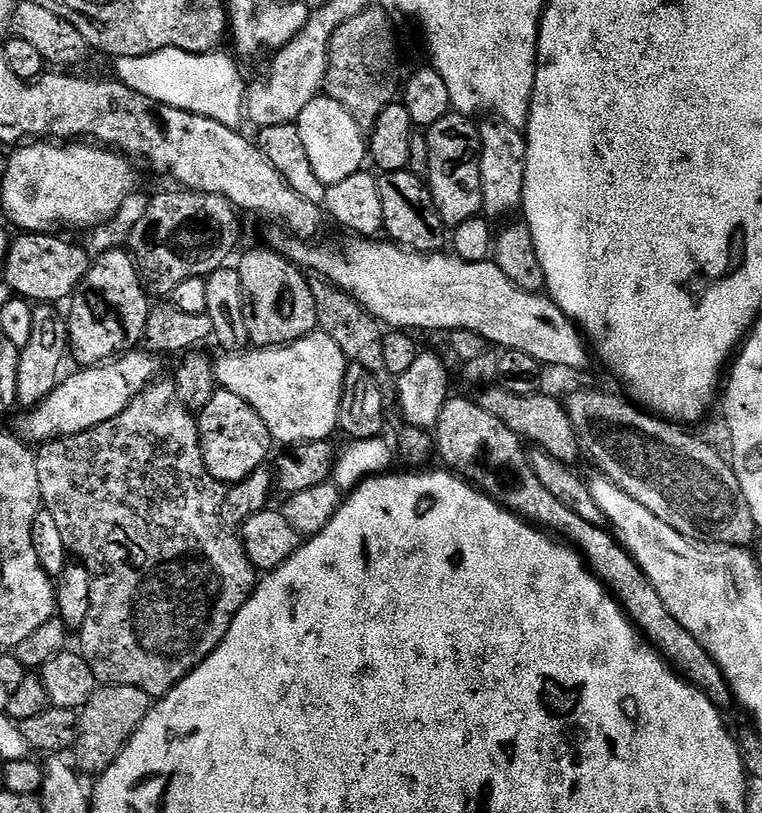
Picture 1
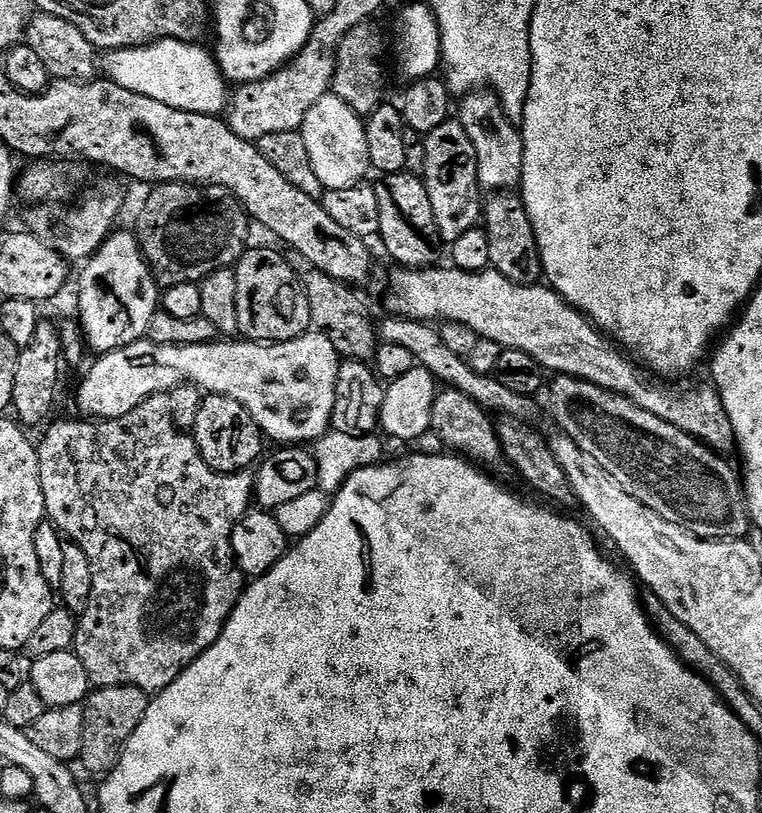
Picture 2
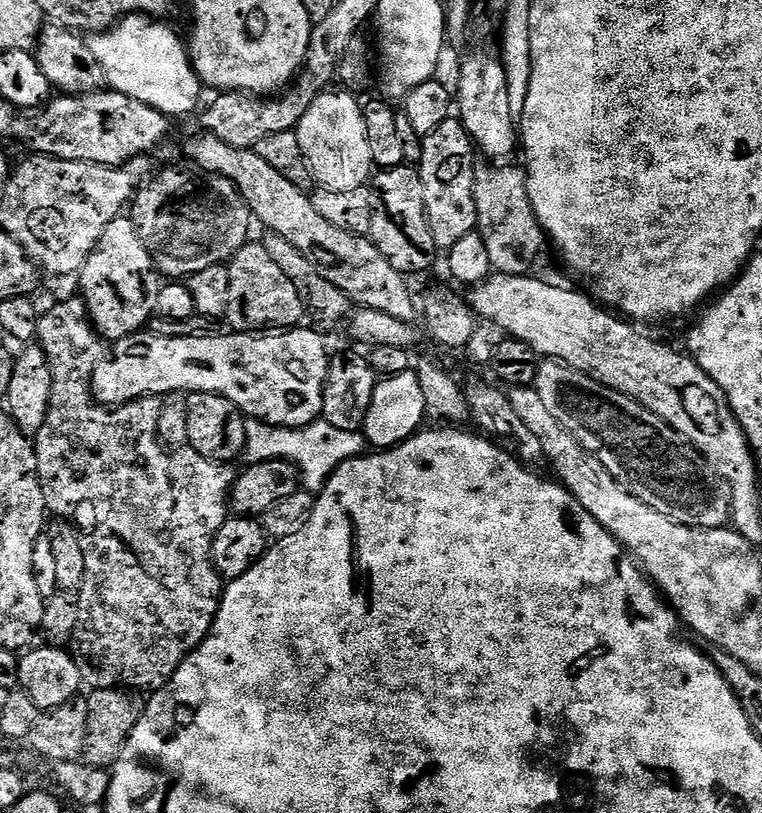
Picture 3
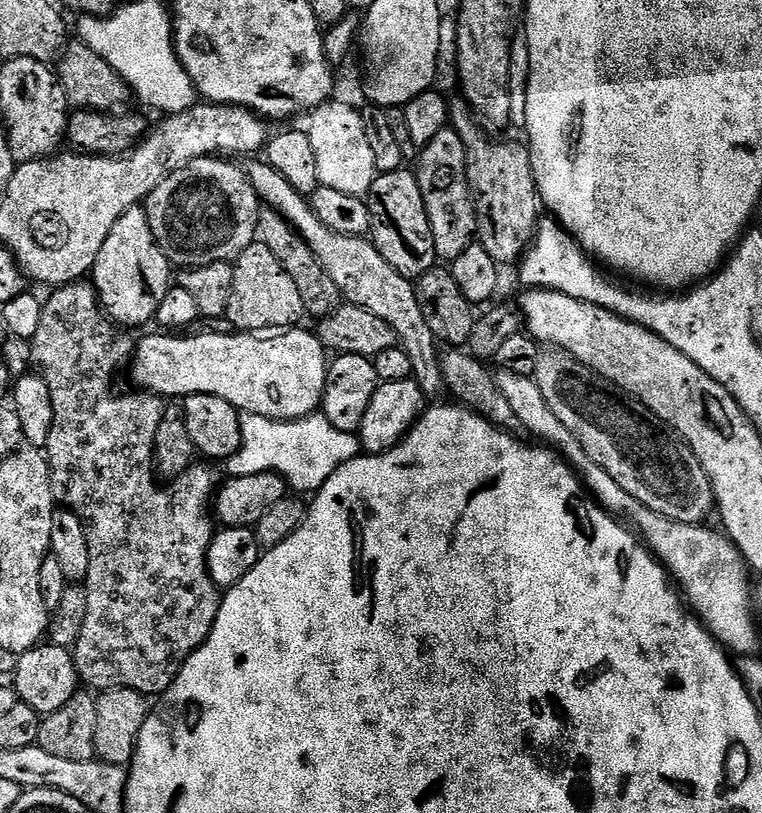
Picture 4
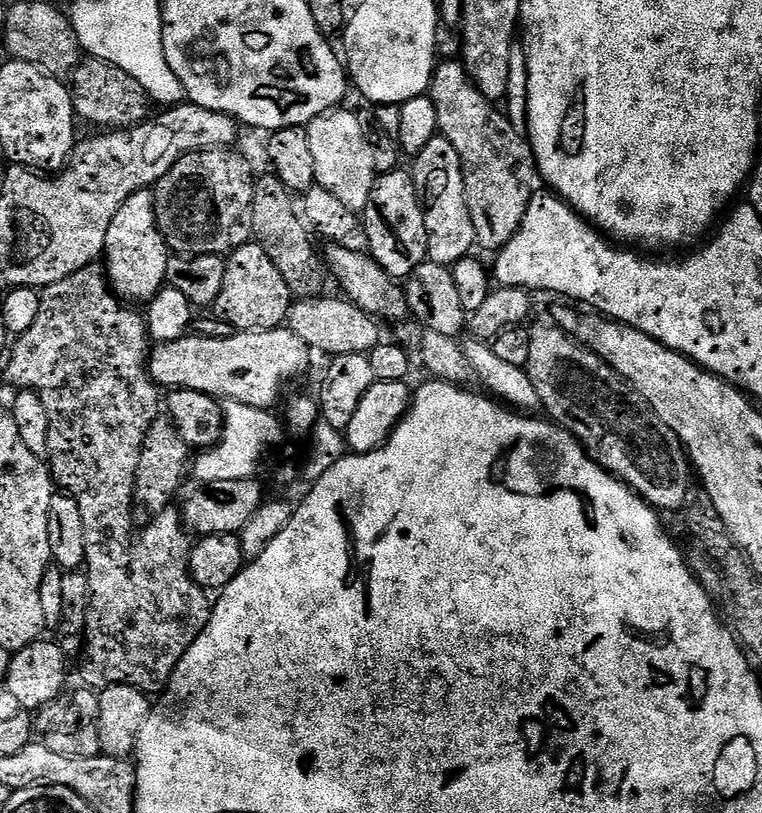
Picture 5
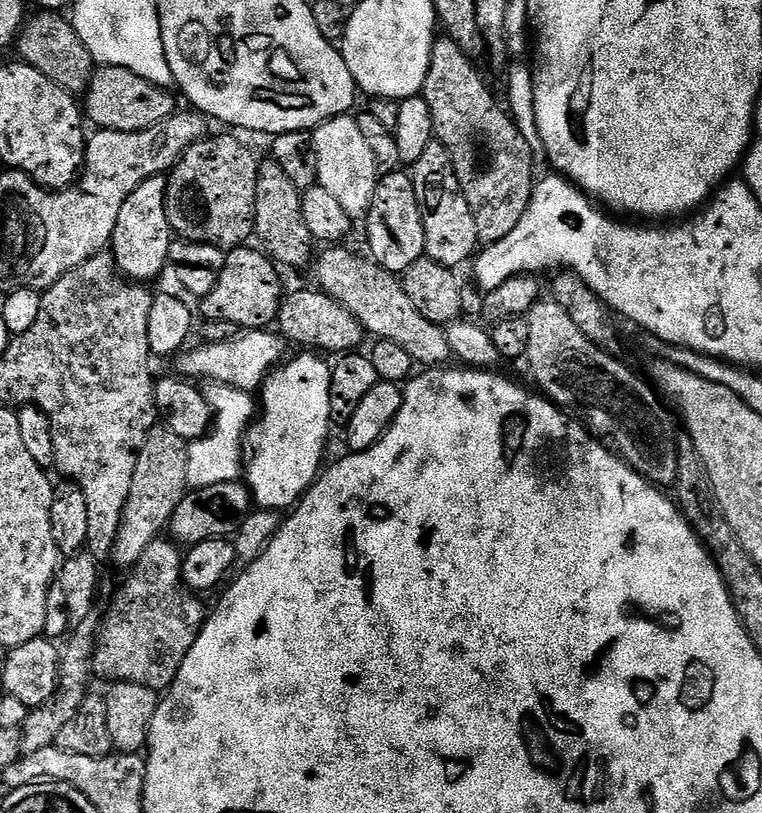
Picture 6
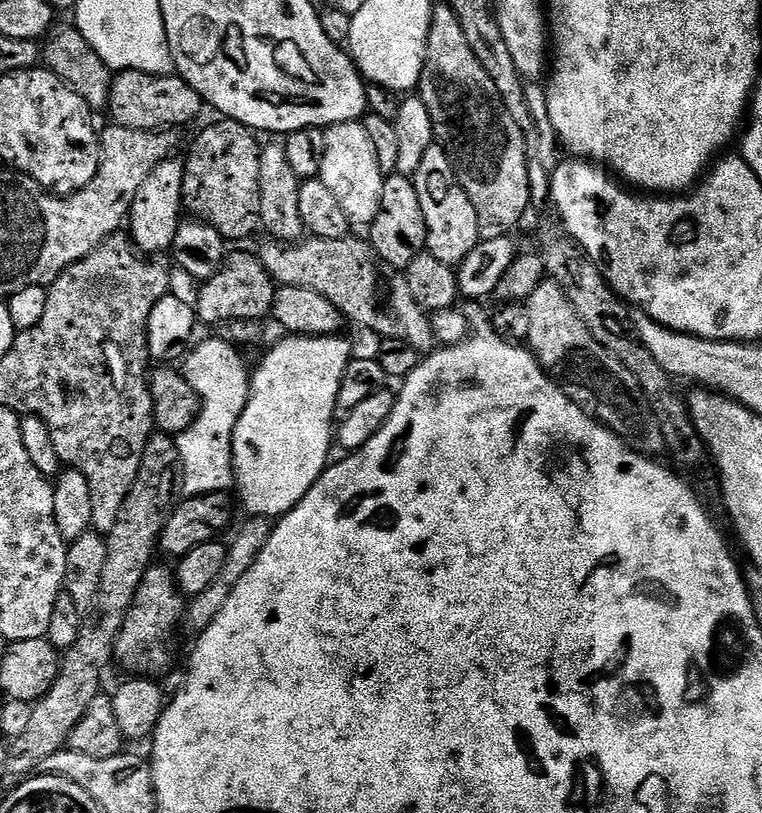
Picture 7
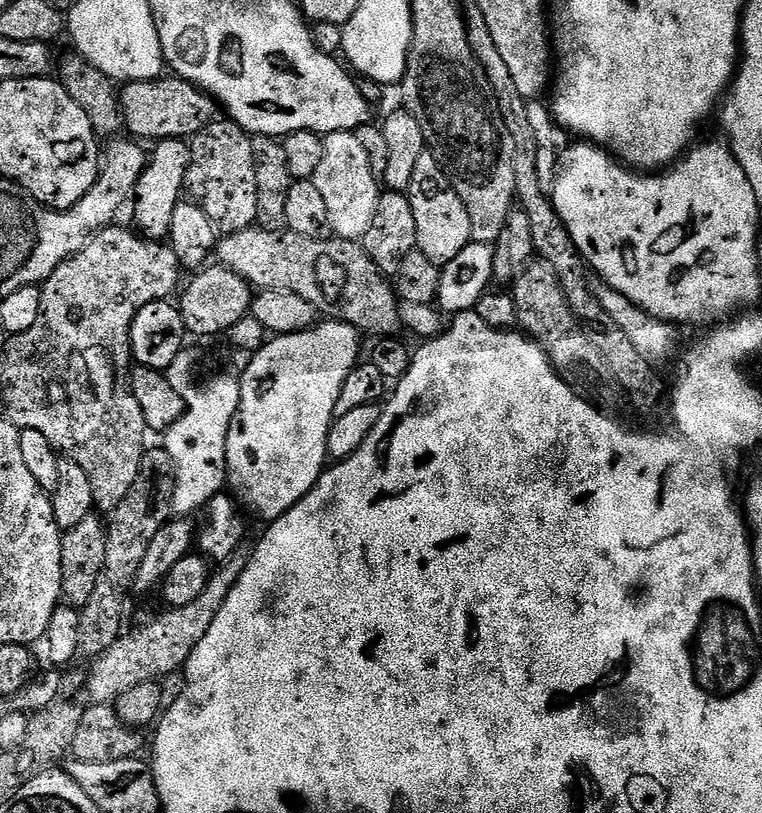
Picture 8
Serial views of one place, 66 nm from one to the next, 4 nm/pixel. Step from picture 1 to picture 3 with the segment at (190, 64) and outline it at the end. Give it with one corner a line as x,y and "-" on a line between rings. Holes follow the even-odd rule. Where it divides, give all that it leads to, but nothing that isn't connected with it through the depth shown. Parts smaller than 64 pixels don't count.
143,14
126,16
115,28
89,35
87,41
90,50
94,53
94,58
98,58
98,62
102,62
102,70
106,70
107,87
111,91
121,92
130,98
138,98
140,102
154,106
156,110
169,118
184,116
187,112
194,111
196,107
197,109
201,107
202,79
196,72
196,65
193,64
192,57
188,54
185,41
181,37
179,40
175,30
167,28
159,19

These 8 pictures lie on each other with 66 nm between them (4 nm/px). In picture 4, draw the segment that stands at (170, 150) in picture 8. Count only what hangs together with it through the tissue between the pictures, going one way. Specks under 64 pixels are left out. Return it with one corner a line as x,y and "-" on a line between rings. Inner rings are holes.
143,207
126,210
126,214
114,222
106,242
102,242
102,250
98,250
96,264
90,273
90,283
100,295
100,305
108,318
125,329
133,330
139,324
151,325
155,321
162,298
166,298
168,289
173,287
174,268
156,245

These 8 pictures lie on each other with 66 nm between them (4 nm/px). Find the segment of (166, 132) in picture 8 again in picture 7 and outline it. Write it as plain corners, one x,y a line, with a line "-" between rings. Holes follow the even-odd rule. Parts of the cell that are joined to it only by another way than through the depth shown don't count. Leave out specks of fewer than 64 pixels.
130,69
128,72
116,72
113,75
111,85
108,89
108,106
106,109
107,115
112,115
110,118
112,124
117,124
118,126
122,126
126,130
134,130
135,132
163,132
165,130
180,130
183,129
183,124
192,124
196,119
200,116
200,108
202,109
202,101
198,93
194,91
194,89
186,83
181,76
175,74
165,74
162,76
151,76
150,74
146,74
145,72
139,72
138,70

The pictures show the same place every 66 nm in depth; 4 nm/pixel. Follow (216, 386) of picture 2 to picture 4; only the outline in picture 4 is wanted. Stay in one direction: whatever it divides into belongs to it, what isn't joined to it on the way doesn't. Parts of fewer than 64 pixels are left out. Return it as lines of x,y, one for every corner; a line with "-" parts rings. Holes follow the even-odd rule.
293,326
287,330
277,331
275,334
160,334
164,336
144,336
135,345
130,369
132,368
132,380
137,389
153,393
161,398
183,398
192,395
193,392
198,394
210,394
218,398
226,398
236,407
236,411
241,414
258,414
262,418
271,420
300,420
303,416
311,416
320,408
320,399
324,397
324,387
326,386
326,374
328,373
329,357
326,355
326,349
320,342
320,337
315,331
303,332
303,327

